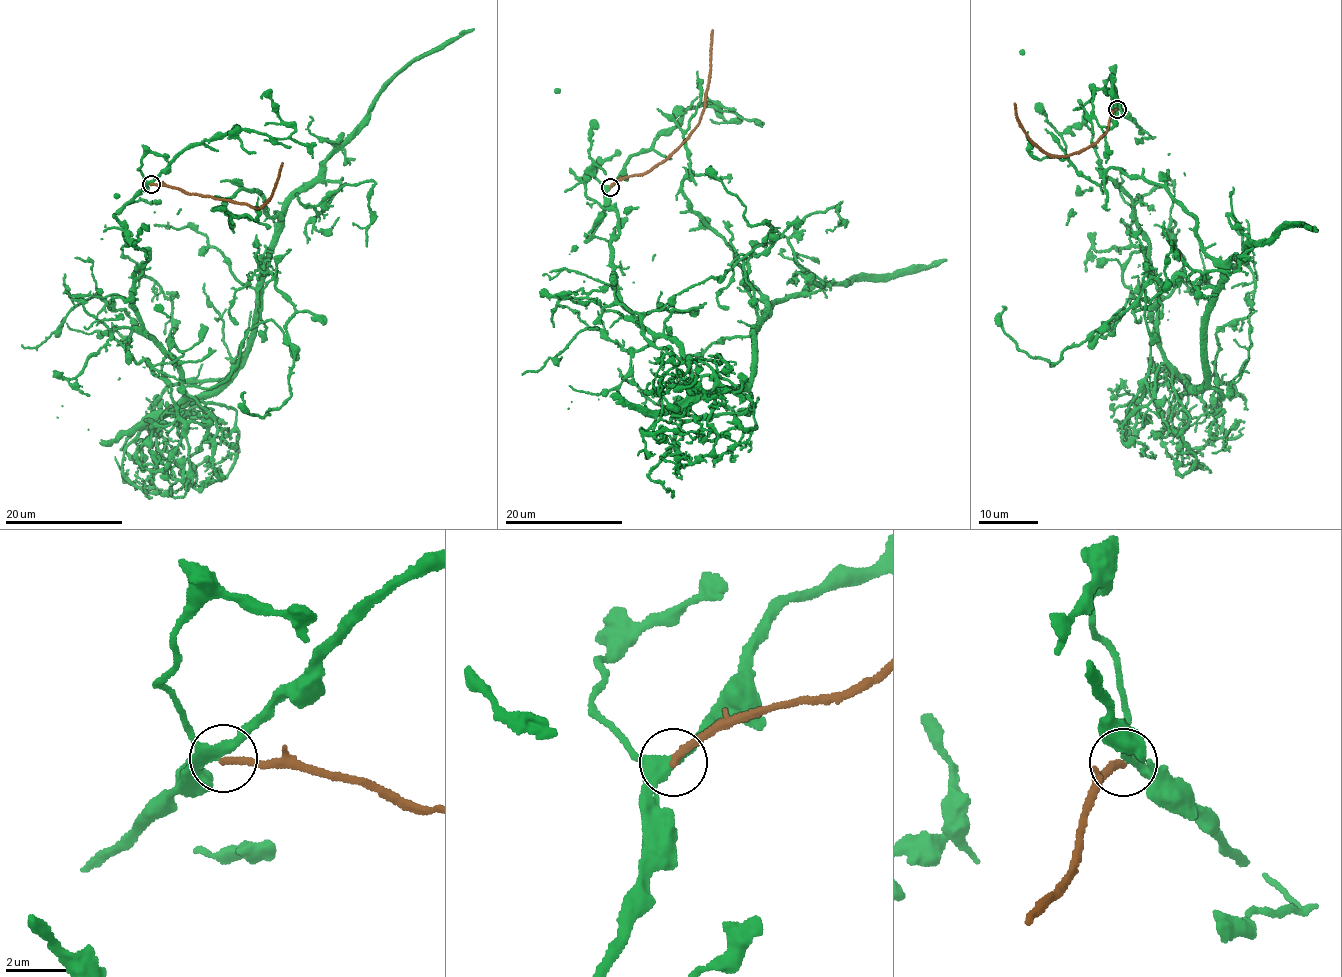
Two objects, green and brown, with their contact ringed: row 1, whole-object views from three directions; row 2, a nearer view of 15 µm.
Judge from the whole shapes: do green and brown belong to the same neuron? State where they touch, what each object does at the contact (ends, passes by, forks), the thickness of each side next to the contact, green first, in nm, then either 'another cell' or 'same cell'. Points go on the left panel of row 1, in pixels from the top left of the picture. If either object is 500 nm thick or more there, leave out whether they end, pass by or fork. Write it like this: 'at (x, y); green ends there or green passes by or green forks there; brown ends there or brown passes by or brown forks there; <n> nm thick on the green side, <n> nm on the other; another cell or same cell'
at (151, 184); green forks there; brown ends there; 320 nm thick on the green side, 240 nm on the other; another cell

